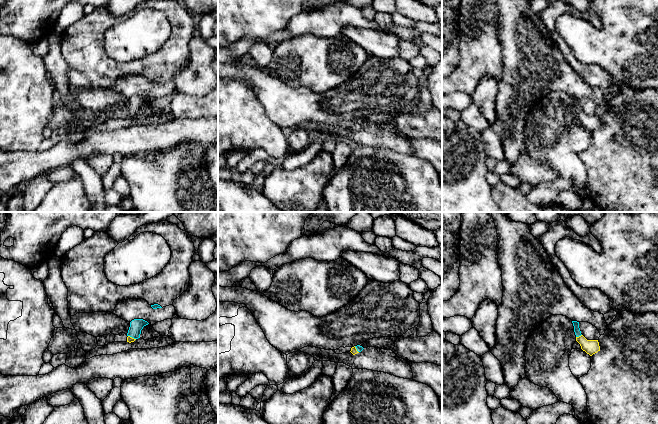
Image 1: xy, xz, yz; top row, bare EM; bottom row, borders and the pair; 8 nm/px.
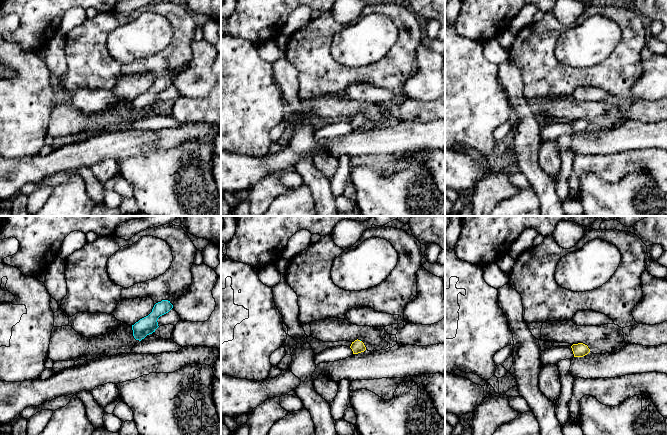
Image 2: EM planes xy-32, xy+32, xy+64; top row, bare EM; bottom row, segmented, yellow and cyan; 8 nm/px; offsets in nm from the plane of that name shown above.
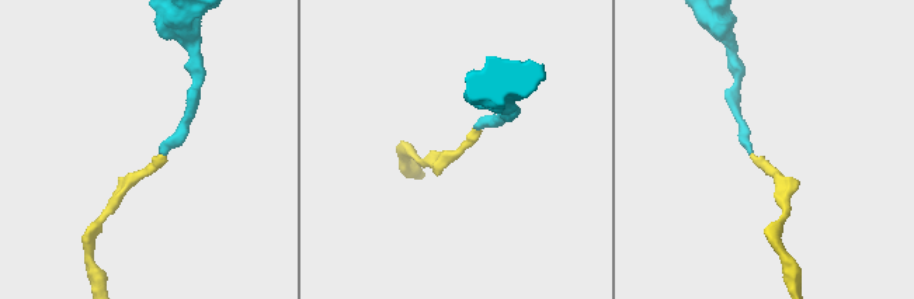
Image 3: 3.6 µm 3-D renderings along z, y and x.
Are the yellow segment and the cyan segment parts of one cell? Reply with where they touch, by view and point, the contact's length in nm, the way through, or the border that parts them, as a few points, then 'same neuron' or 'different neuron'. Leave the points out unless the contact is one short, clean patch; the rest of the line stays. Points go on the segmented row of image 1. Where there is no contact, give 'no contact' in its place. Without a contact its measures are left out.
meets yellow in yz at (579, 336); contact 50 nm long; runs through yz (591, 347), (579, 336), (577, 331); same neuron

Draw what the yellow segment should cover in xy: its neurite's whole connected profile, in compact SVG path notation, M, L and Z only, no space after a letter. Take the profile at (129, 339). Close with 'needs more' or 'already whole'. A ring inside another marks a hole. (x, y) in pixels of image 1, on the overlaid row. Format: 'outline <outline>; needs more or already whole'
outline M134 319L130 322L130 327L127 333L127 342L134 342L136 339L140 338L141 330L144 326L149 323L143 319Z; needs more

